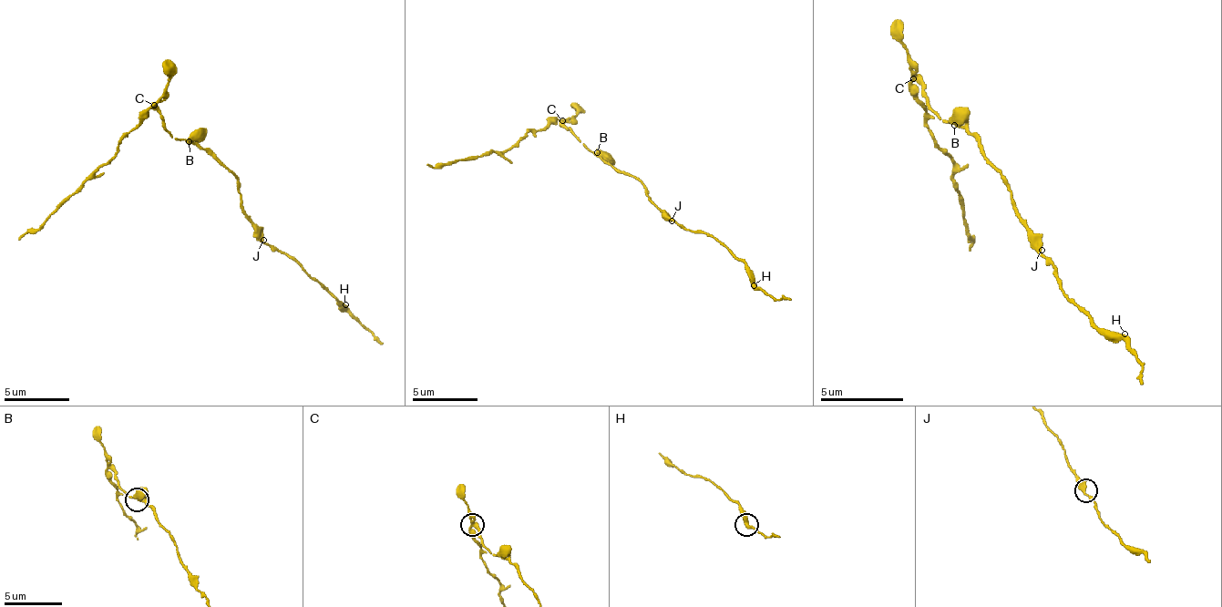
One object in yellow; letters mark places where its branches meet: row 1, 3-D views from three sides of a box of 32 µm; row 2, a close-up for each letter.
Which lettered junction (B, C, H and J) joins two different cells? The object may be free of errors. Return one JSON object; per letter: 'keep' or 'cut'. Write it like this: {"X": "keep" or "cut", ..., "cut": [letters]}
{"B": "keep", "C": "cut", "H": "keep", "J": "keep", "cut": ["C"]}

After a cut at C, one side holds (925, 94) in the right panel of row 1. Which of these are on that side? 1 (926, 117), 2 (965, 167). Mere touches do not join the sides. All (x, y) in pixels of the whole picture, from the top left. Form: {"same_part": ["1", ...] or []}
{"same_part": []}

